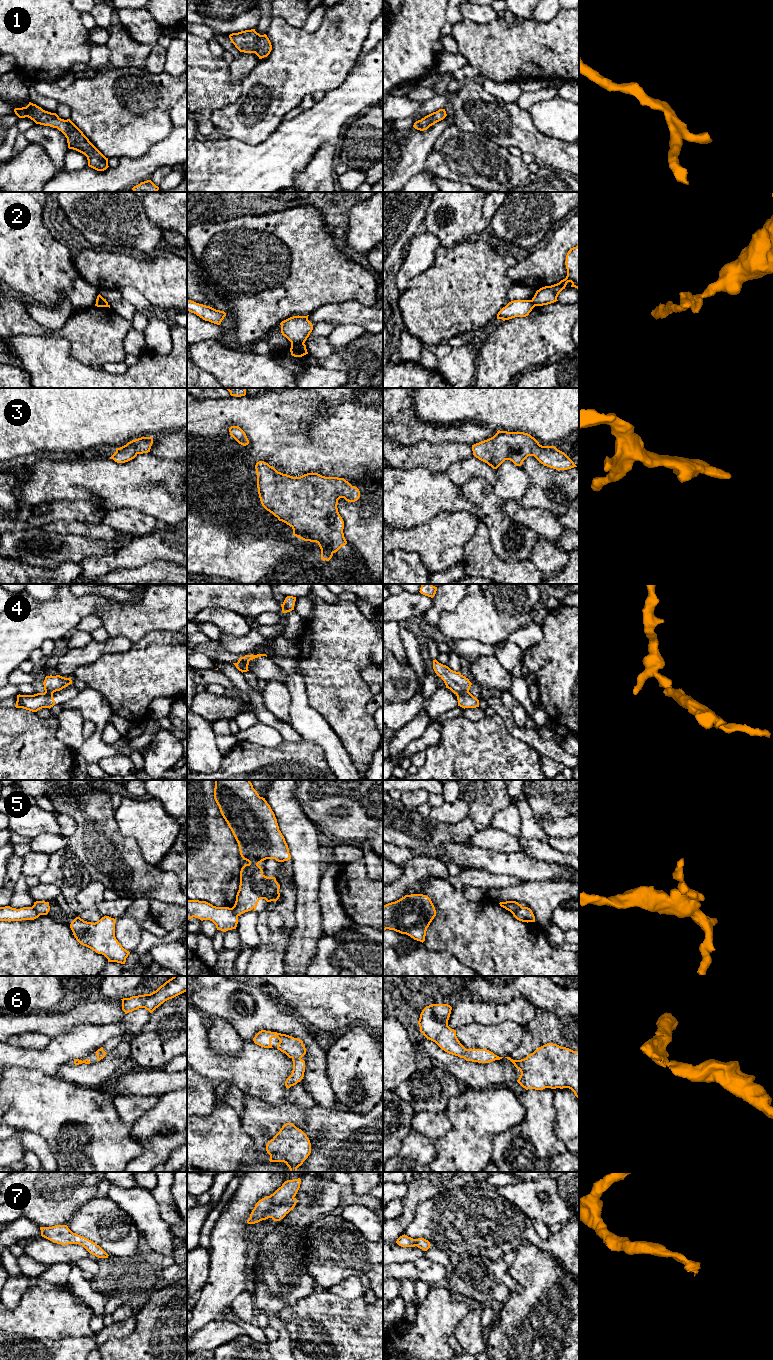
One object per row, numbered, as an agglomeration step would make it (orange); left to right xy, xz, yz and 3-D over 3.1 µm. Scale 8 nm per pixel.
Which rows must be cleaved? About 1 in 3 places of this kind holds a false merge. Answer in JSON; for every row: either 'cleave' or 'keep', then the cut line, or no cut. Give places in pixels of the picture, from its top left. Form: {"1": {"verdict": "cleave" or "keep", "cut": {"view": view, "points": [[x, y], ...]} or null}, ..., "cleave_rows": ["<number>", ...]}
{"1": {"verdict": "keep", "cut": null}, "2": {"verdict": "cleave", "cut": {"view": "xz", "points": [[303, 342], [291, 344]]}}, "3": {"verdict": "keep", "cut": null}, "4": {"verdict": "cleave", "cut": {"view": "yz", "points": [[468, 691], [456, 694]]}}, "5": {"verdict": "cleave", "cut": {"view": "yz", "points": [[521, 906], [512, 913]]}}, "6": {"verdict": "keep", "cut": null}, "7": {"verdict": "keep", "cut": null}, "cleave_rows": ["2", "4", "5"]}

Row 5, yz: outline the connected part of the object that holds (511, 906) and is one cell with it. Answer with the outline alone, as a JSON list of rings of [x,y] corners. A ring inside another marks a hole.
[[[516,901],[500,902],[499,904],[501,907],[505,908],[506,910],[510,911],[511,913],[513,913],[514,911],[516,911],[517,909],[522,907],[522,905]]]

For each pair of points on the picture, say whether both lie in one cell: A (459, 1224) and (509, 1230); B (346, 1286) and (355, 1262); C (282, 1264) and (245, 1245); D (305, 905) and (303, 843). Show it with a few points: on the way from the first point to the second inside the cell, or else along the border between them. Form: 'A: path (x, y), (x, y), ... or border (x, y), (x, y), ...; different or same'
A: path (471, 1224), (487, 1224), (497, 1227); same
B: border (359, 1276), (347, 1276), (329, 1287); different
C: border (263, 1228), (257, 1235), (255, 1250), (250, 1264); different
D: path (305, 890), (305, 858); same

